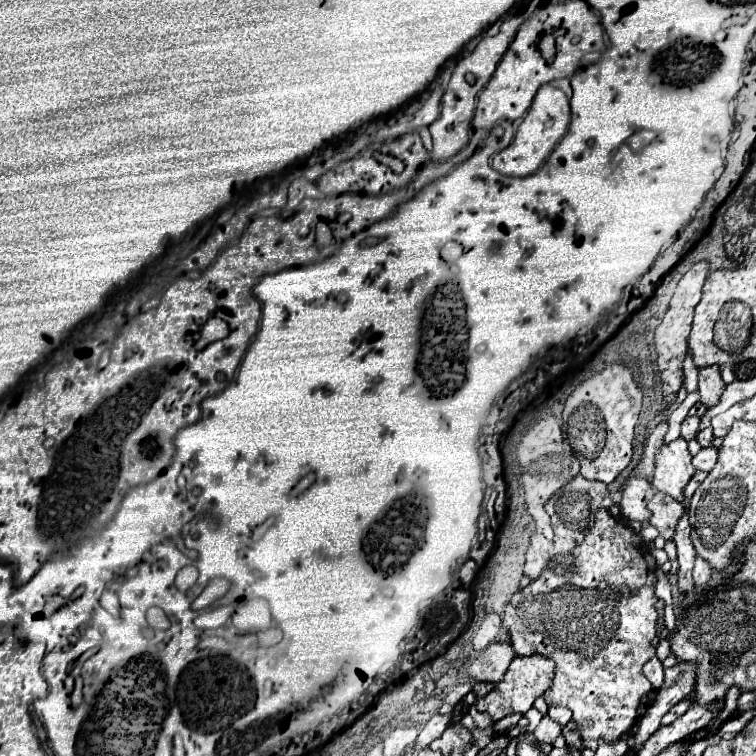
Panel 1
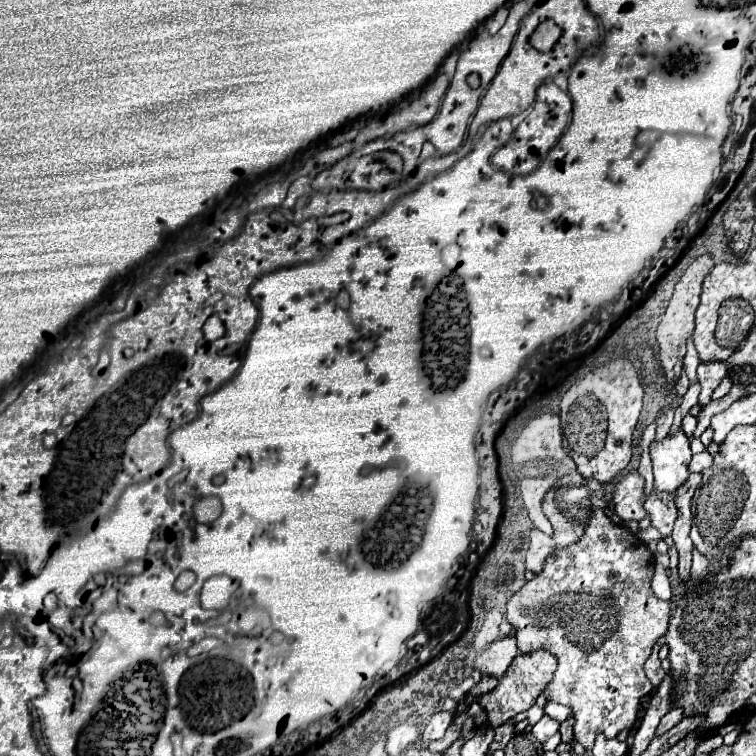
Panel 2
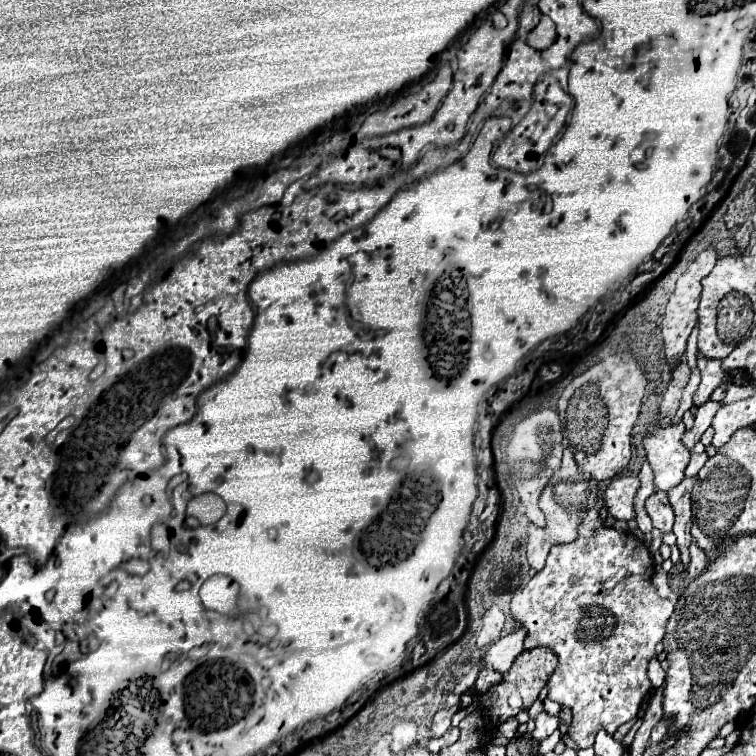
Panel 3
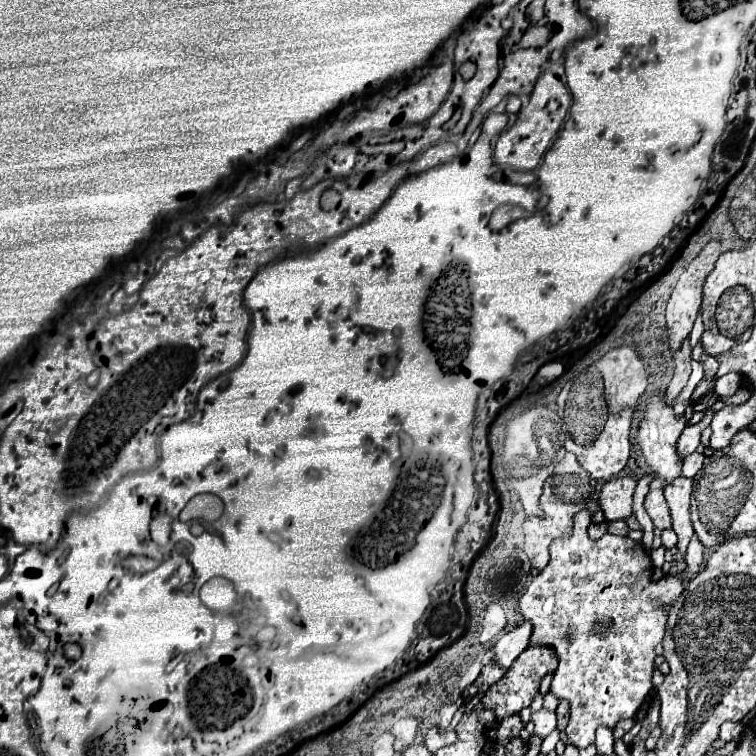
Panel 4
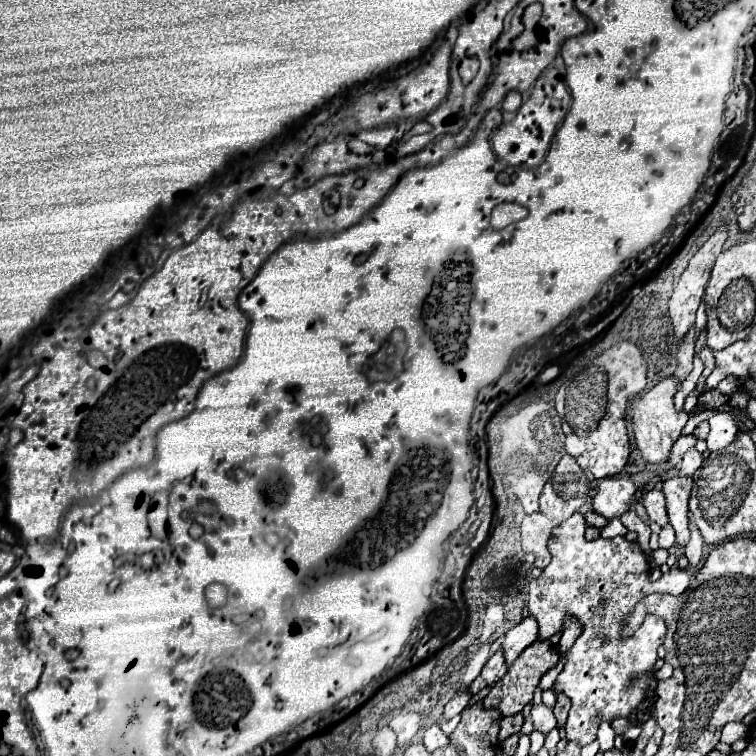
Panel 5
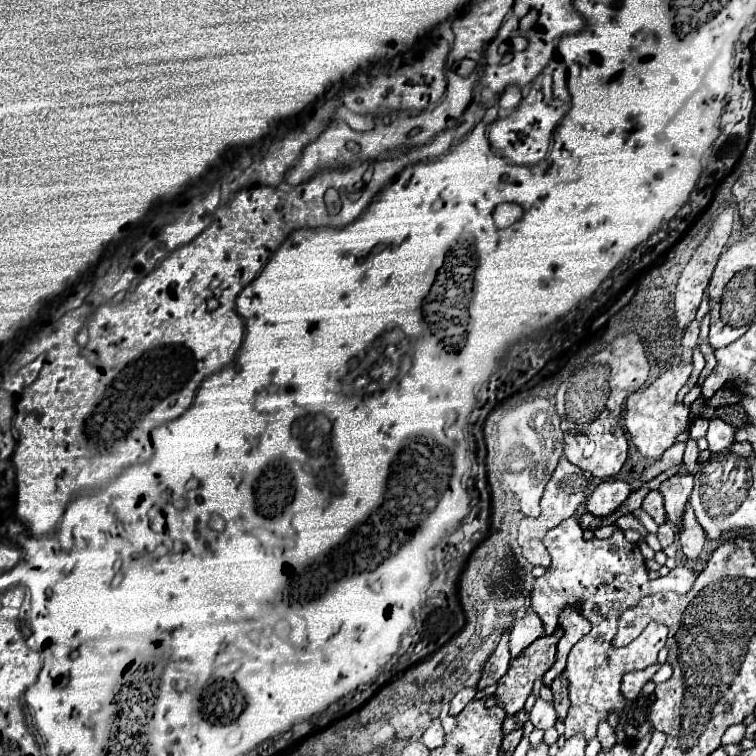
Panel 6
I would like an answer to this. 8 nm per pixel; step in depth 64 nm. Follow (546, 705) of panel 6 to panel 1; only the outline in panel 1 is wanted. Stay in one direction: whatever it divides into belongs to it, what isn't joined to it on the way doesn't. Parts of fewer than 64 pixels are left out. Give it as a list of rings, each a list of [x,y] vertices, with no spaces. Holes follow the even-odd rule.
[[[544,716],[542,718],[542,722],[536,726],[536,730],[534,730],[534,736],[536,736],[536,740],[538,742],[546,742],[546,744],[550,744],[556,736],[560,736],[562,734],[562,726],[558,724],[558,722],[554,722],[552,718],[548,718],[548,716]]]

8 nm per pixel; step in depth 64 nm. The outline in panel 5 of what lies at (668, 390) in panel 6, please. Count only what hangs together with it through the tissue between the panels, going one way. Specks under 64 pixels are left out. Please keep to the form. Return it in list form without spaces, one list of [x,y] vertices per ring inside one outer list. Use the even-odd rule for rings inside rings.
[[[668,376],[668,378],[660,380],[656,386],[652,386],[650,390],[644,390],[636,398],[632,398],[632,402],[630,402],[634,442],[640,450],[640,454],[644,456],[644,460],[650,464],[656,464],[656,466],[666,464],[666,460],[670,456],[670,448],[674,446],[682,428],[688,422],[688,414],[684,410],[674,408],[674,394],[678,392],[678,388],[680,388],[680,380],[676,376]]]

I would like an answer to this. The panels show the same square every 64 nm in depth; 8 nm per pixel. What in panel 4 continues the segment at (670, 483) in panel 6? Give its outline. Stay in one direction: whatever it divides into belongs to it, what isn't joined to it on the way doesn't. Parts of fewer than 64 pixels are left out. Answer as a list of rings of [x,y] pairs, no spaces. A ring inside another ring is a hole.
[[[676,478],[672,484],[664,486],[664,496],[670,508],[670,516],[672,516],[672,528],[678,536],[678,544],[676,548],[686,554],[688,542],[694,534],[692,522],[690,522],[690,494],[692,494],[692,480],[690,478]]]

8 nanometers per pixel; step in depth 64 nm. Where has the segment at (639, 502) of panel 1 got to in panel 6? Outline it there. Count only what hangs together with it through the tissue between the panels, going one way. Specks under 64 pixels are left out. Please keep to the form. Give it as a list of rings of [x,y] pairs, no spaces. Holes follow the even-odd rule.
[[[604,480],[586,502],[586,512],[594,516],[612,514],[630,496],[630,484],[624,480]]]

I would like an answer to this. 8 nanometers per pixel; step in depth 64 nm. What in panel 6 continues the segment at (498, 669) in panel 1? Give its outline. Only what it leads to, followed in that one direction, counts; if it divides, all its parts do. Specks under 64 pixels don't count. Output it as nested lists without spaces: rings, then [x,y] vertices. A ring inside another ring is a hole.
[[[528,612],[510,630],[510,654],[512,654],[512,658],[516,658],[524,648],[528,648],[542,634],[544,634],[542,620],[534,612]]]

